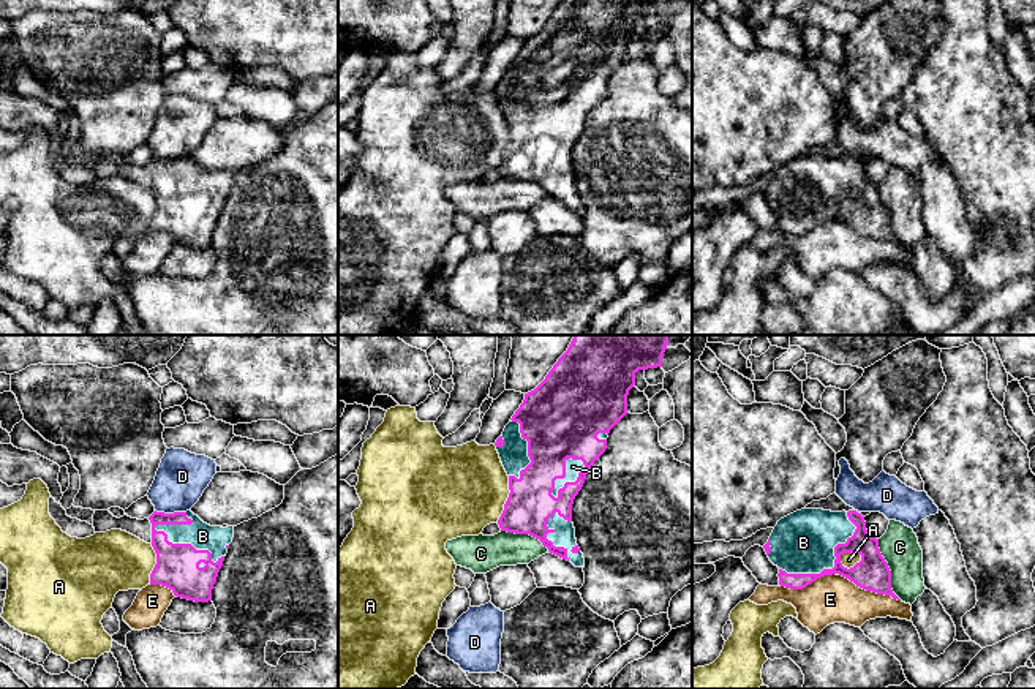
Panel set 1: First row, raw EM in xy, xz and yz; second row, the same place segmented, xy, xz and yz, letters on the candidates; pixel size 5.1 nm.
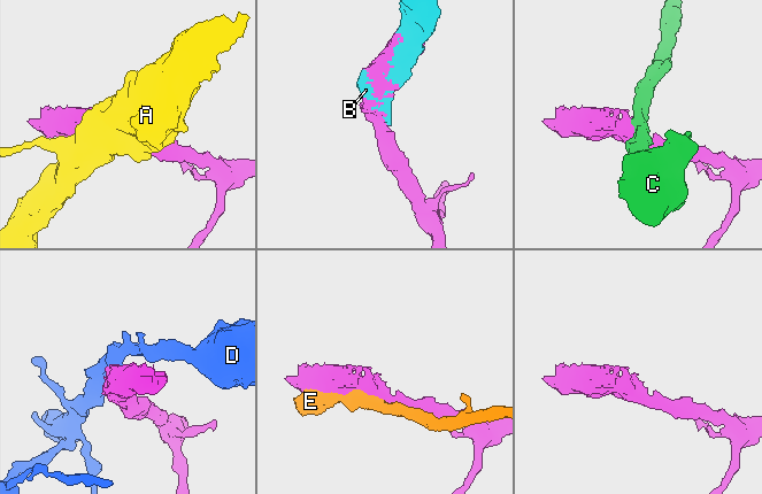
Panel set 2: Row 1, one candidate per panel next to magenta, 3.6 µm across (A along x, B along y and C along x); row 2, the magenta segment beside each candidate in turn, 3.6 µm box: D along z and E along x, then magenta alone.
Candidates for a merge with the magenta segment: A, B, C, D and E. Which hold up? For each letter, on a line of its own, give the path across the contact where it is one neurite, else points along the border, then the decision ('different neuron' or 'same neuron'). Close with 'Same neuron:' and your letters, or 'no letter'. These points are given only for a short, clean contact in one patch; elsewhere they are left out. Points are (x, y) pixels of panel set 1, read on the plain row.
A: different neuron
B: same neuron
C: border yz (877, 185), (877, 193), (890, 217), (890, 234), (901, 245); different neuron
D: border xy (155, 155), (185, 158); different neuron
E: different neuron
Same neuron: B

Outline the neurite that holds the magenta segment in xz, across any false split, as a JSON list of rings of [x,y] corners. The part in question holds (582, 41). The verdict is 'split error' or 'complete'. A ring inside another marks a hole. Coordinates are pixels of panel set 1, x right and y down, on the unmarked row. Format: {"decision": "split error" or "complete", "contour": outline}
{"decision": "split error", "contour": [[[563,0],[545,25],[531,38],[506,71],[495,92],[509,122],[509,144],[498,166],[501,177],[529,180],[550,199],[585,213],[575,185],[572,150],[594,107],[605,98],[610,76],[627,60],[627,41],[638,16],[662,13],[664,0]]]}

